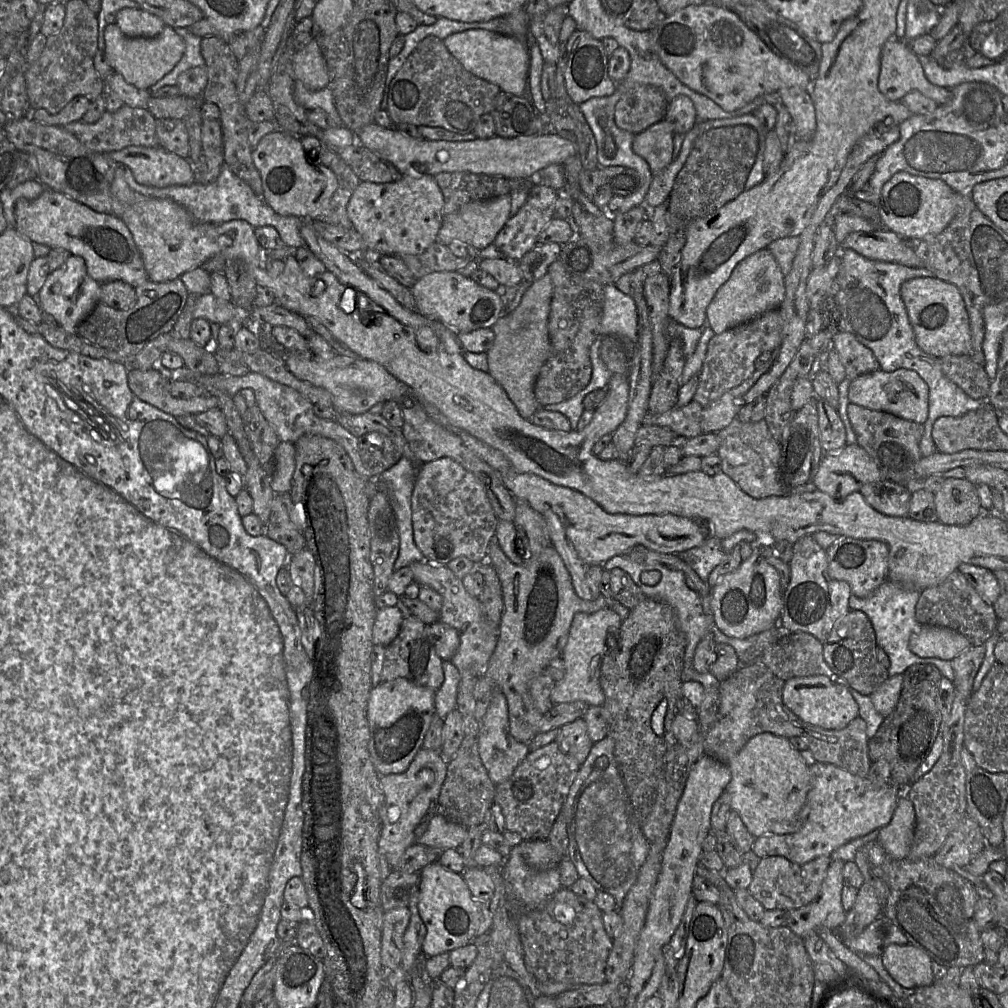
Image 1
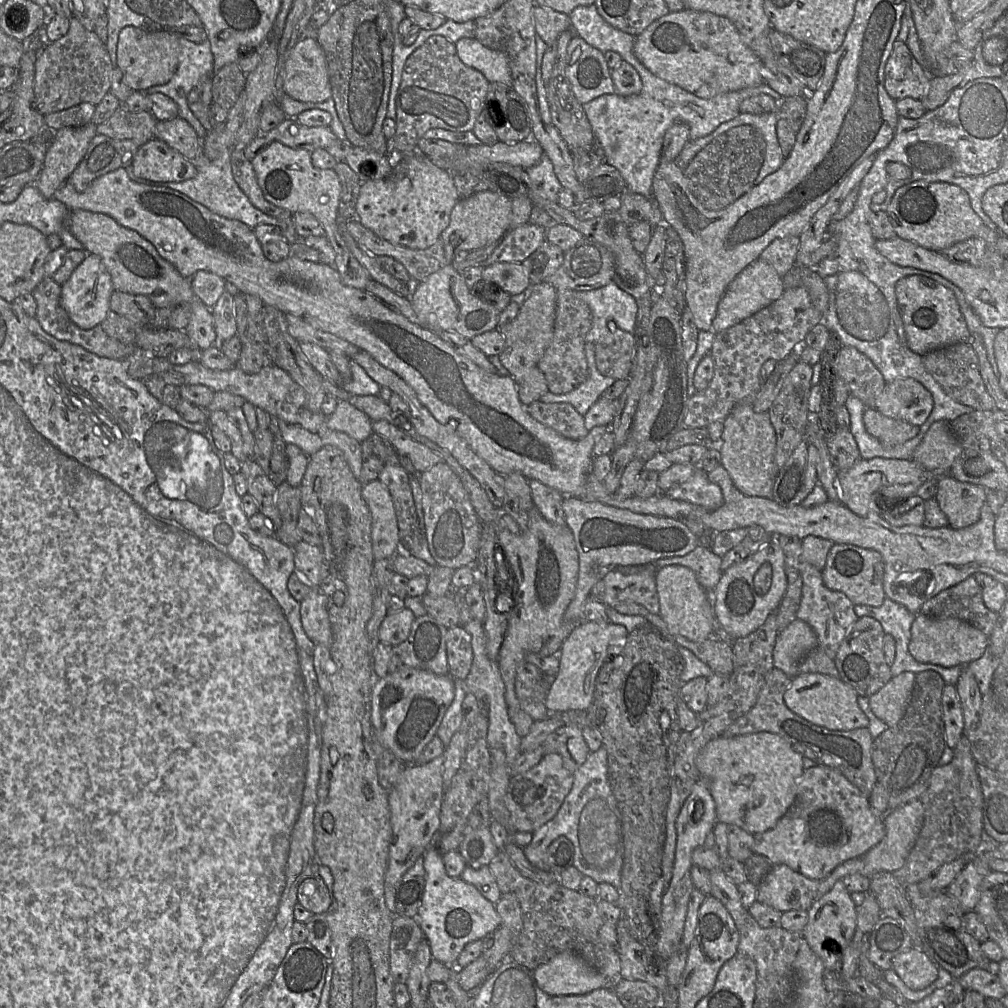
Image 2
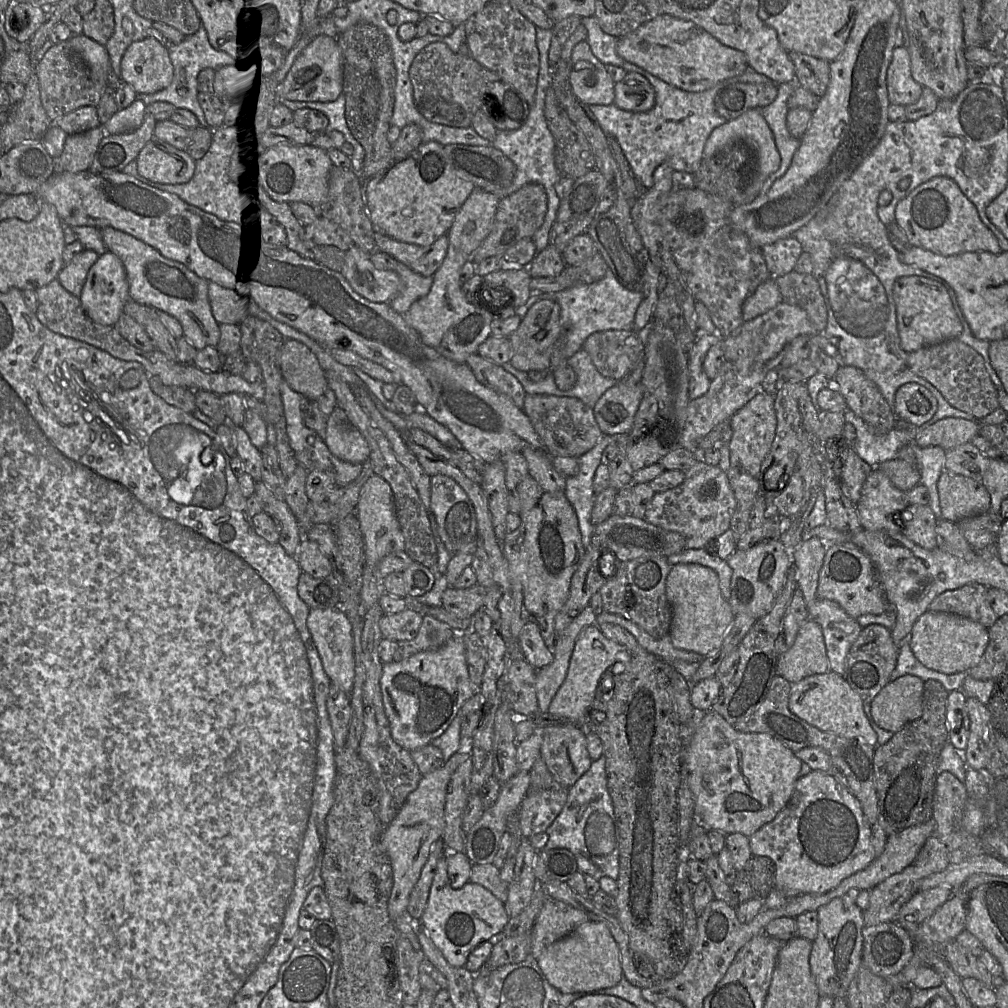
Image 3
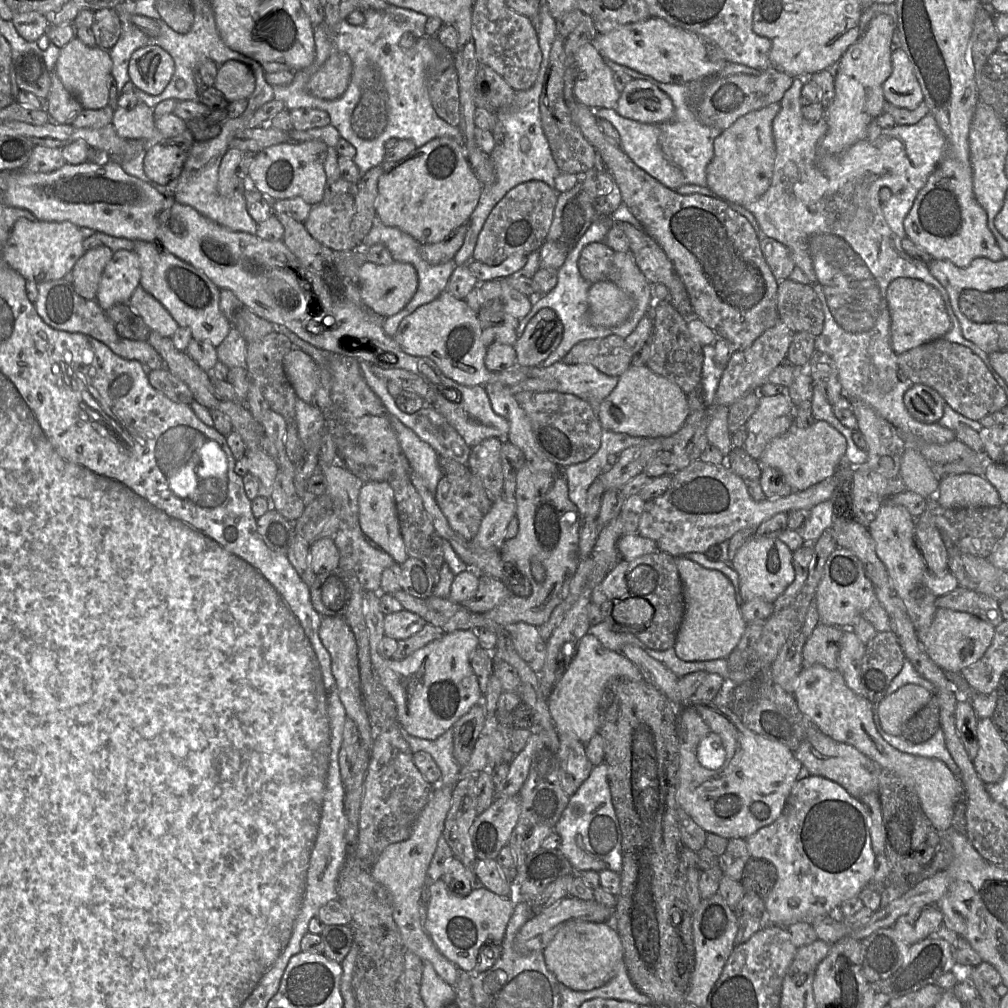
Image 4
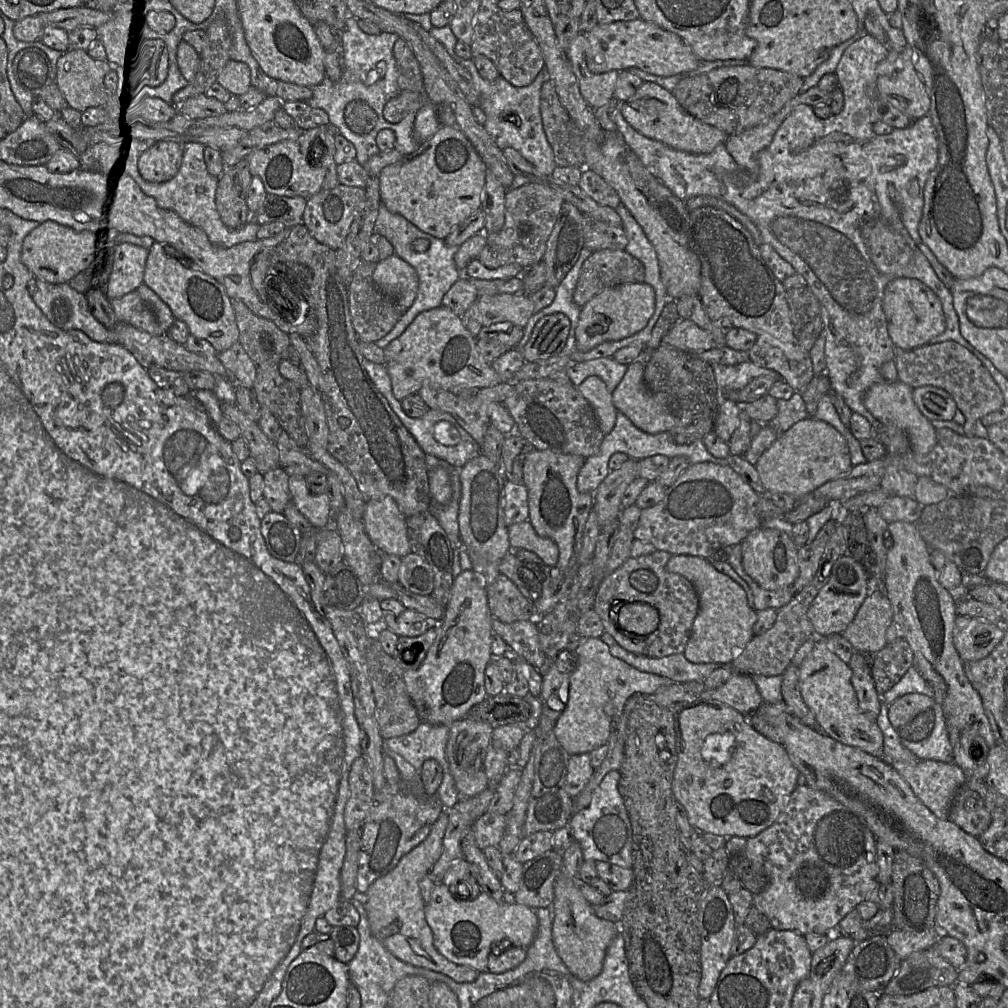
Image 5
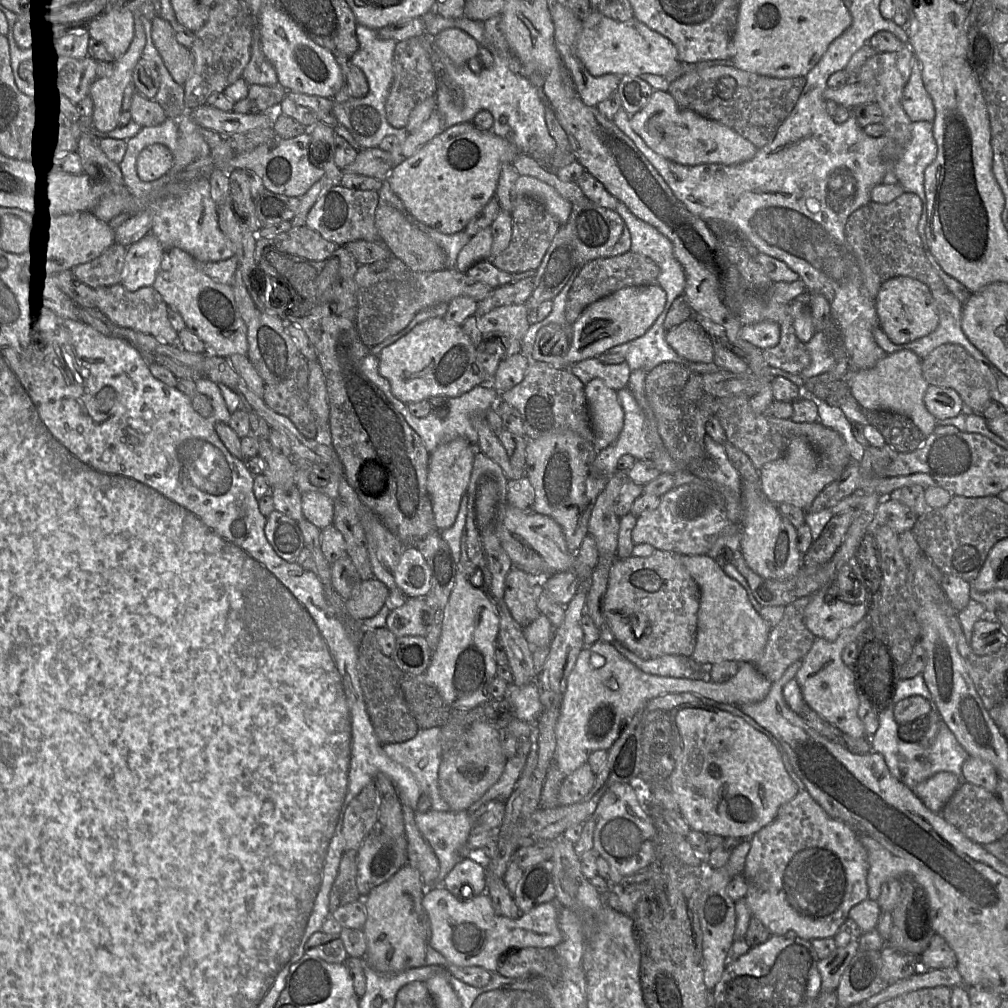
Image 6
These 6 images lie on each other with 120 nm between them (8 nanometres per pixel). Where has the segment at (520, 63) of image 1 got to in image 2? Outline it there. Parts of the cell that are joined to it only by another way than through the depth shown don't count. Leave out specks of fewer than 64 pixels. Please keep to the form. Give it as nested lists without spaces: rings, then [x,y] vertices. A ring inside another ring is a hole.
[[[461,38],[455,47],[460,60],[480,71],[490,83],[512,85],[509,61],[504,52],[487,48],[475,38]]]

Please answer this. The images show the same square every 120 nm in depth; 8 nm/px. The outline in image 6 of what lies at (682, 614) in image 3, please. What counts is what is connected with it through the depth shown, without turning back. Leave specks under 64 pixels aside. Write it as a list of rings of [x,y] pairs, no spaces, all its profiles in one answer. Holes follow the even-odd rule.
[[[707,554],[682,555],[681,562],[700,589],[696,643],[690,659],[698,666],[710,666],[726,660],[755,663],[764,651],[771,626],[754,609],[743,586],[729,577]]]

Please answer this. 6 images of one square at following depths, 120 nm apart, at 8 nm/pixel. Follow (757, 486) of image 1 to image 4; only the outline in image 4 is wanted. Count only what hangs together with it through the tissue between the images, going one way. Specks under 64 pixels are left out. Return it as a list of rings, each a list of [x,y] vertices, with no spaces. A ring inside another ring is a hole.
[[[787,393],[761,395],[755,412],[745,424],[747,438],[743,449],[758,461],[771,440],[791,428],[796,408]]]

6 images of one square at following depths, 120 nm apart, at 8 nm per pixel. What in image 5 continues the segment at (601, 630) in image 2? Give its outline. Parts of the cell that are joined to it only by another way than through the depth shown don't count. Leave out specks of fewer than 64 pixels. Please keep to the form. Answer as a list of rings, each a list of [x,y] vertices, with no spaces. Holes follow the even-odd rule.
[[[600,638],[582,639],[575,649],[572,670],[561,684],[561,690],[567,691],[567,701],[555,724],[555,736],[569,755],[589,753],[607,743],[611,723],[619,719],[631,695],[653,694],[672,683],[680,682],[672,682],[656,674],[641,672],[612,656],[608,645]],[[607,704],[612,704],[615,708],[612,717],[604,712]]]

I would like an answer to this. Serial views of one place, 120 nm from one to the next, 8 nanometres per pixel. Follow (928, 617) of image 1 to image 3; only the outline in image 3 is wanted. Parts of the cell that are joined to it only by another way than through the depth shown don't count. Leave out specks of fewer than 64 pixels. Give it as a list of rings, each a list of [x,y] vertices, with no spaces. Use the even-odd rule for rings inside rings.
[[[973,583],[937,596],[927,611],[955,614],[977,622],[987,629],[998,617],[987,599],[987,587]]]

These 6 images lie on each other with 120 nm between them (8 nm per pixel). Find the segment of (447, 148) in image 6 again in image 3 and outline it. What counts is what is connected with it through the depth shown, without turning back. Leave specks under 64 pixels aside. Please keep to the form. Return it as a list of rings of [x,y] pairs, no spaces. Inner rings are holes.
[[[430,141],[366,181],[364,197],[376,232],[397,241],[429,246],[447,234],[457,212],[475,188],[472,182],[459,175],[444,145]]]

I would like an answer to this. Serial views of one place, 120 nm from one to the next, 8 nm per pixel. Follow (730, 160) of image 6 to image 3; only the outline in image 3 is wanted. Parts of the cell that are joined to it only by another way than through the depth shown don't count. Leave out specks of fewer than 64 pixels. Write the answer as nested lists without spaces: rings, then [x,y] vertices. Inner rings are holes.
[[[627,72],[621,81],[615,83],[614,104],[625,111],[647,112],[655,104],[655,90],[644,76]]]

